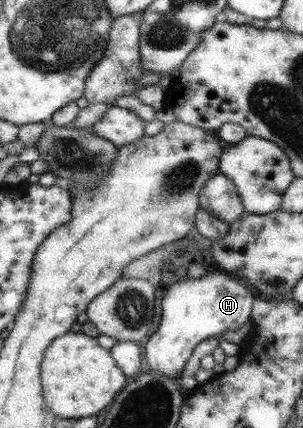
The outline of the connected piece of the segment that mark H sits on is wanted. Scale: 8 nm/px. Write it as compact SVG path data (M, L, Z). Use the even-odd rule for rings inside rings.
M210 271L202 278L181 278L176 279L163 292L162 300L162 321L157 334L150 337L146 348L146 361L150 370L165 374L171 377L179 376L185 369L185 363L193 355L193 349L211 337L221 338L221 333L227 331L239 331L245 327L252 318L252 309L257 294L253 294L243 281L229 275L227 272Z

